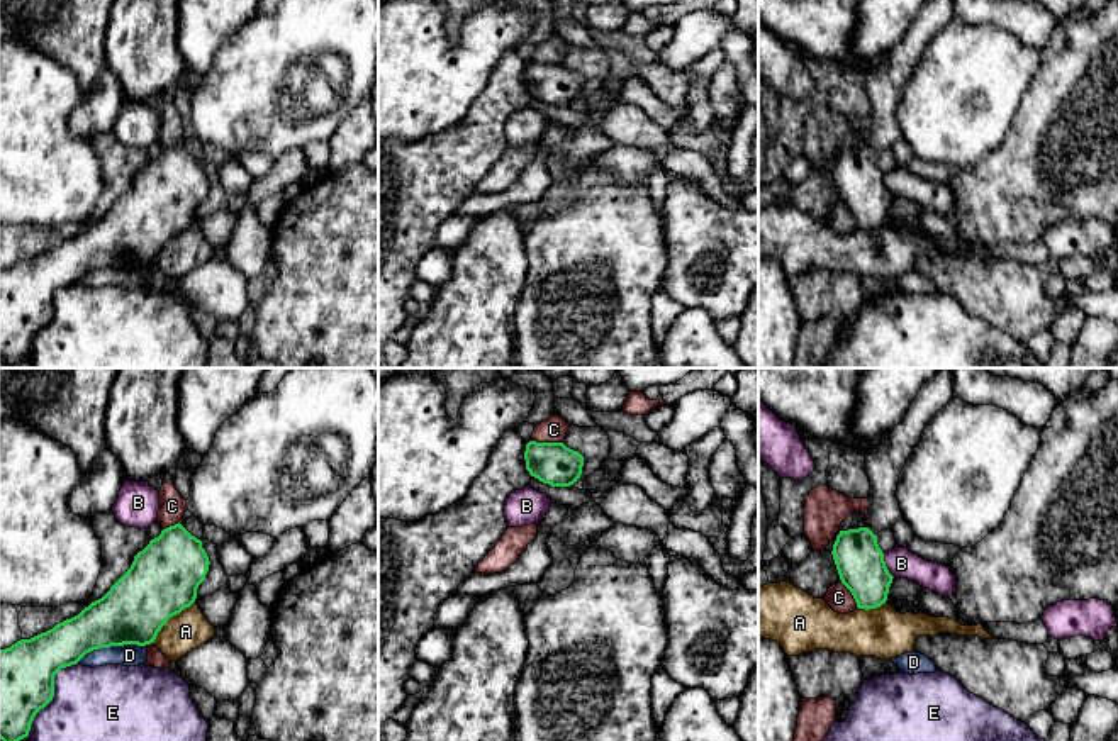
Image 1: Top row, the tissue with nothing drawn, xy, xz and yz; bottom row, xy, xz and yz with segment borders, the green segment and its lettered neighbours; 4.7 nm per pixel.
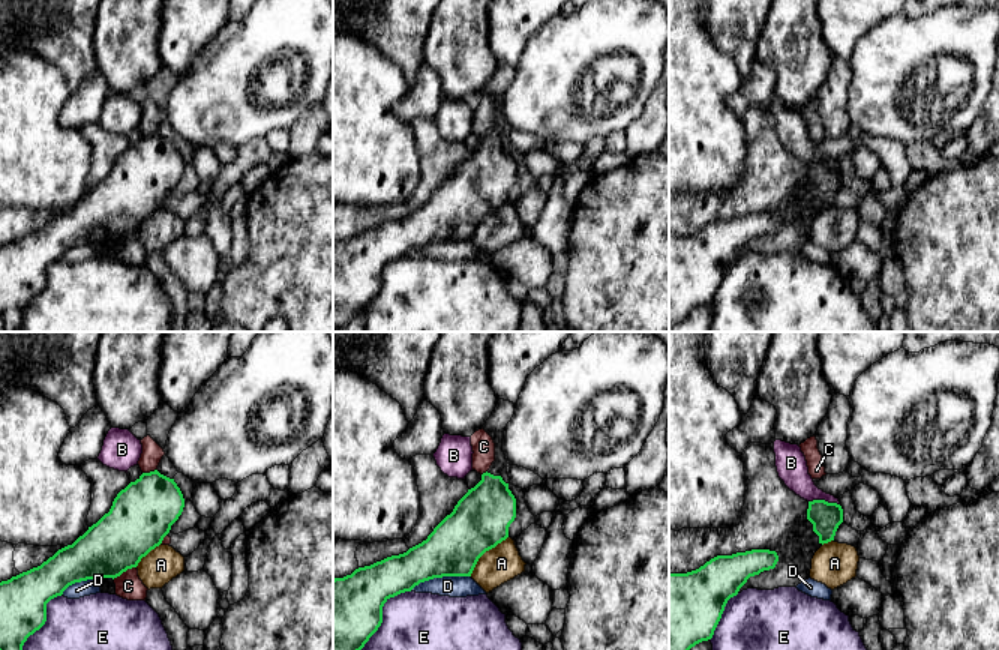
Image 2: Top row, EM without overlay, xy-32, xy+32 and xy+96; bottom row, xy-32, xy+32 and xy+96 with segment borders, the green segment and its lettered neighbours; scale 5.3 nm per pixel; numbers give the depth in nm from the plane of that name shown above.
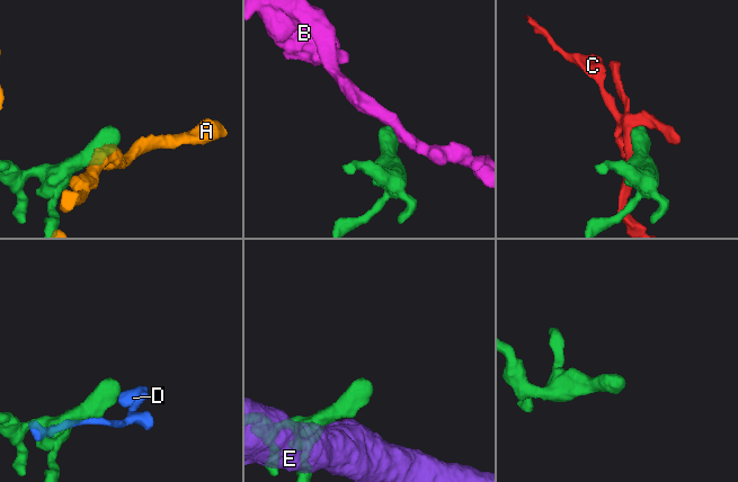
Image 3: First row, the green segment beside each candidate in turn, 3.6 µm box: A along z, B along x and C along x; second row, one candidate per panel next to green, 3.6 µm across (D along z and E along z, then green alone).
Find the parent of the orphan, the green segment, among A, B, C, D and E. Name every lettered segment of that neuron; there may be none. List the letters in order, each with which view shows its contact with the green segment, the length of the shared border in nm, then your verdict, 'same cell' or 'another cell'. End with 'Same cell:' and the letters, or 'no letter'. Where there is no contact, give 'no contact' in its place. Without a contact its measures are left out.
A: xy | 280 nm | another cell
B: yz | 130 nm | another cell
C: xz | 140 nm | another cell
D: xy | 340 nm | another cell
E: xy | 440 nm | another cell
Same cell: no letter

